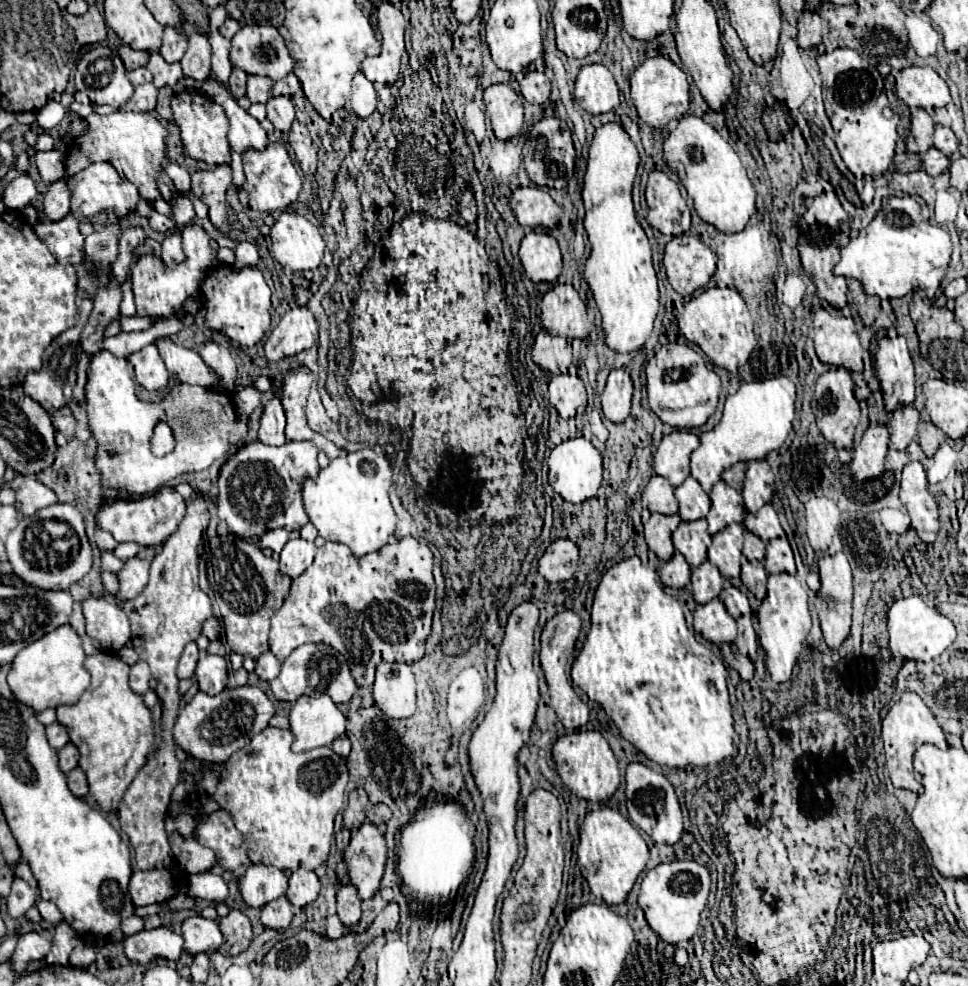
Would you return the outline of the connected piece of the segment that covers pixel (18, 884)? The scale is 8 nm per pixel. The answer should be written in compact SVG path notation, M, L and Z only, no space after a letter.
M16 878L10 890L10 896L6 898L8 904L8 914L12 918L22 918L26 914L26 910L30 910L36 904L36 890L30 888L22 878Z

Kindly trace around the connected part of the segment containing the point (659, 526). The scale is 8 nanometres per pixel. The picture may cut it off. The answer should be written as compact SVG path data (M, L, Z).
M652 514L648 518L648 522L644 524L644 534L646 534L646 542L648 548L660 558L660 560L670 560L674 546L670 540L670 534L676 530L676 526L680 524L680 516L664 516L664 514Z

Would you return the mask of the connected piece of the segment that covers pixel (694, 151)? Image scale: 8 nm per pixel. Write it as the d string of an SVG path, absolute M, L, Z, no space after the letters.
M684 116L664 140L664 158L680 176L680 182L694 200L694 208L704 222L714 224L724 234L744 230L750 216L756 212L756 192L738 154L708 122L698 116Z

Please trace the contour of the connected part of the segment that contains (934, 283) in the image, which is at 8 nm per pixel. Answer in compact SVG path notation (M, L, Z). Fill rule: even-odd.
M892 196L876 218L860 230L858 238L840 250L840 262L834 266L834 274L860 280L864 292L870 296L902 298L908 292L924 290L928 298L934 298L946 274L950 254L950 234L924 218L920 204L912 196Z

